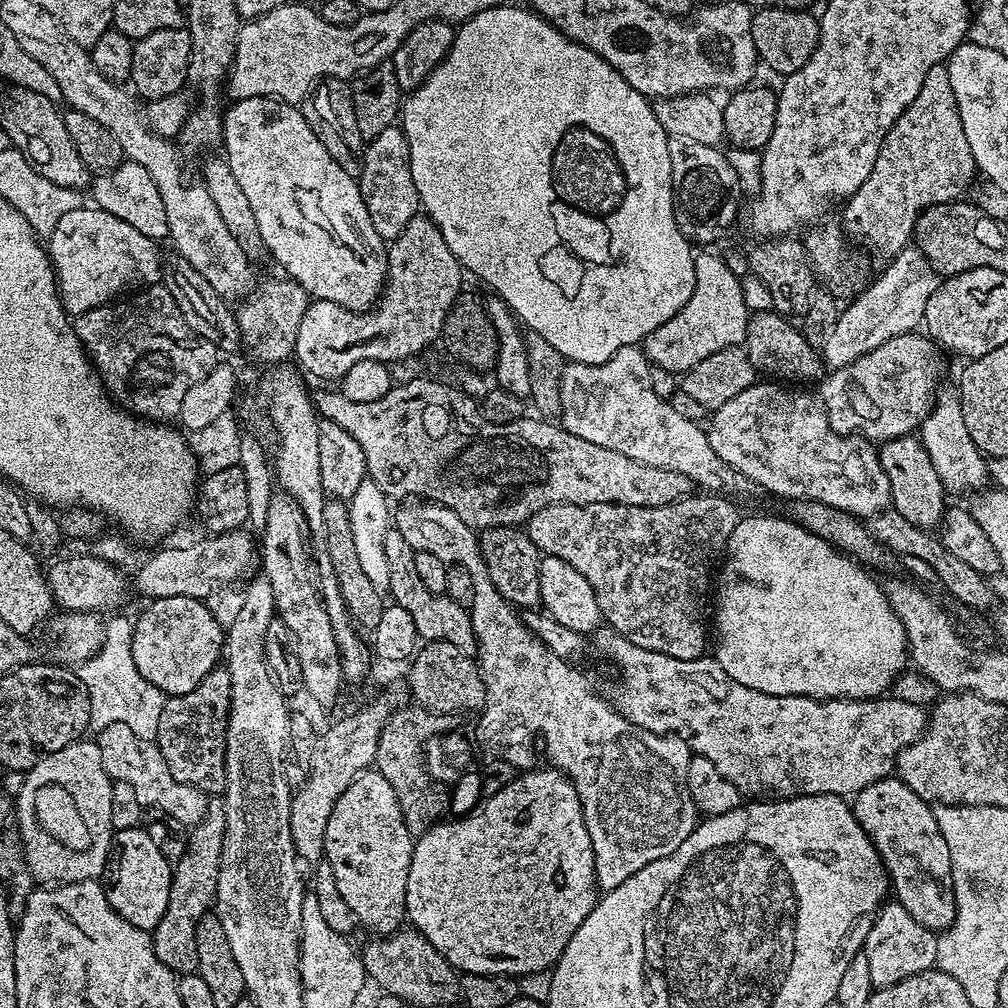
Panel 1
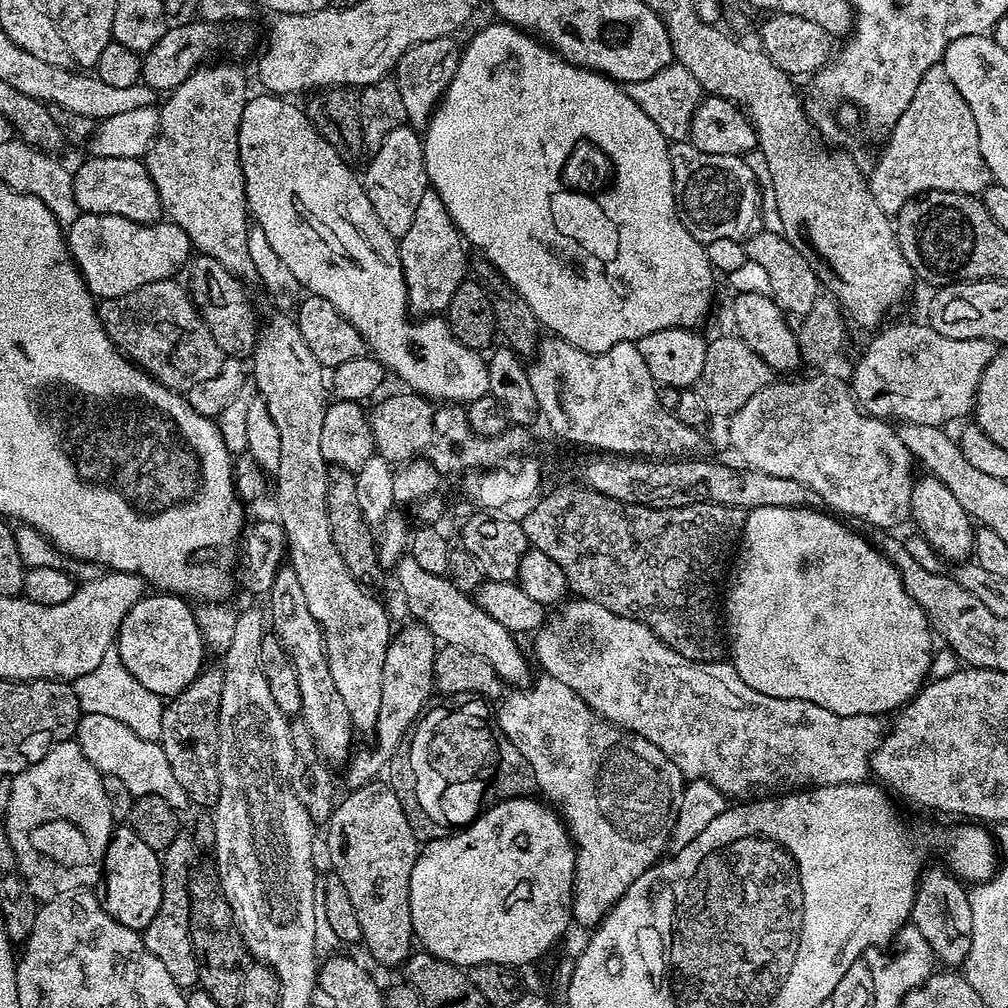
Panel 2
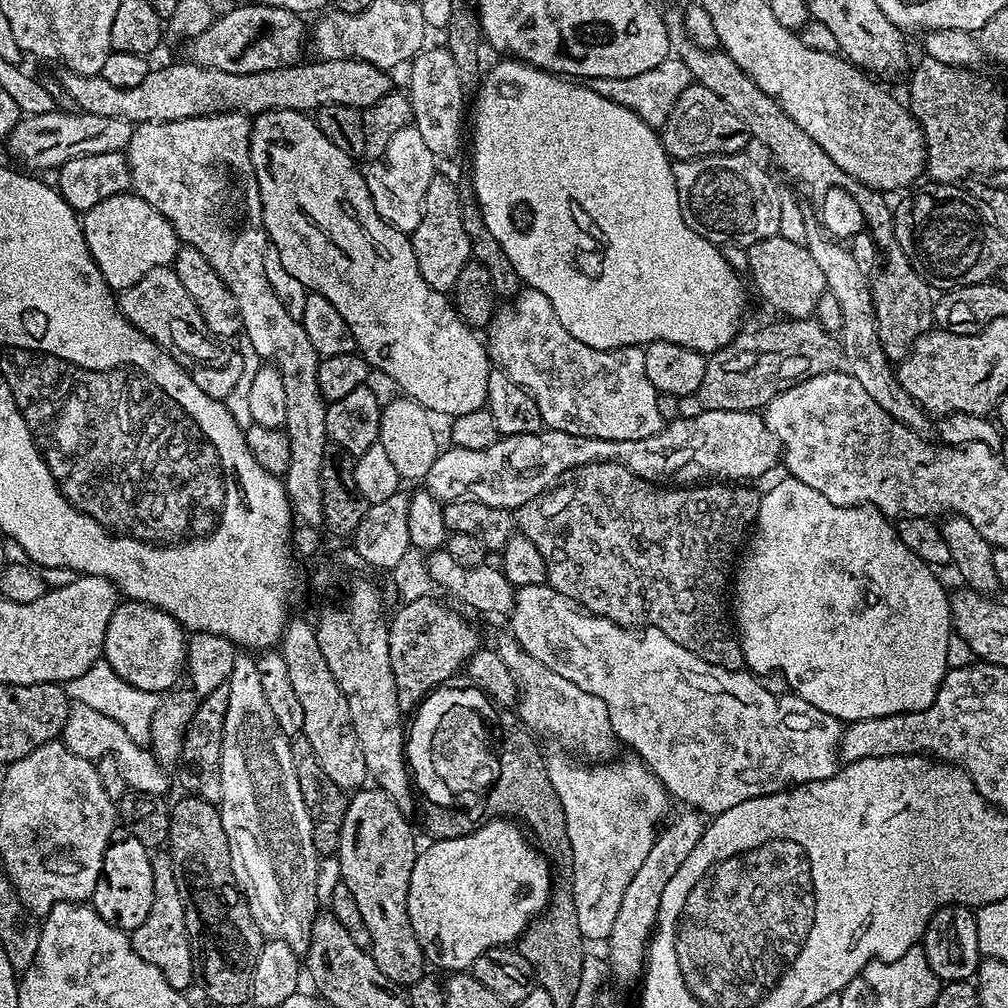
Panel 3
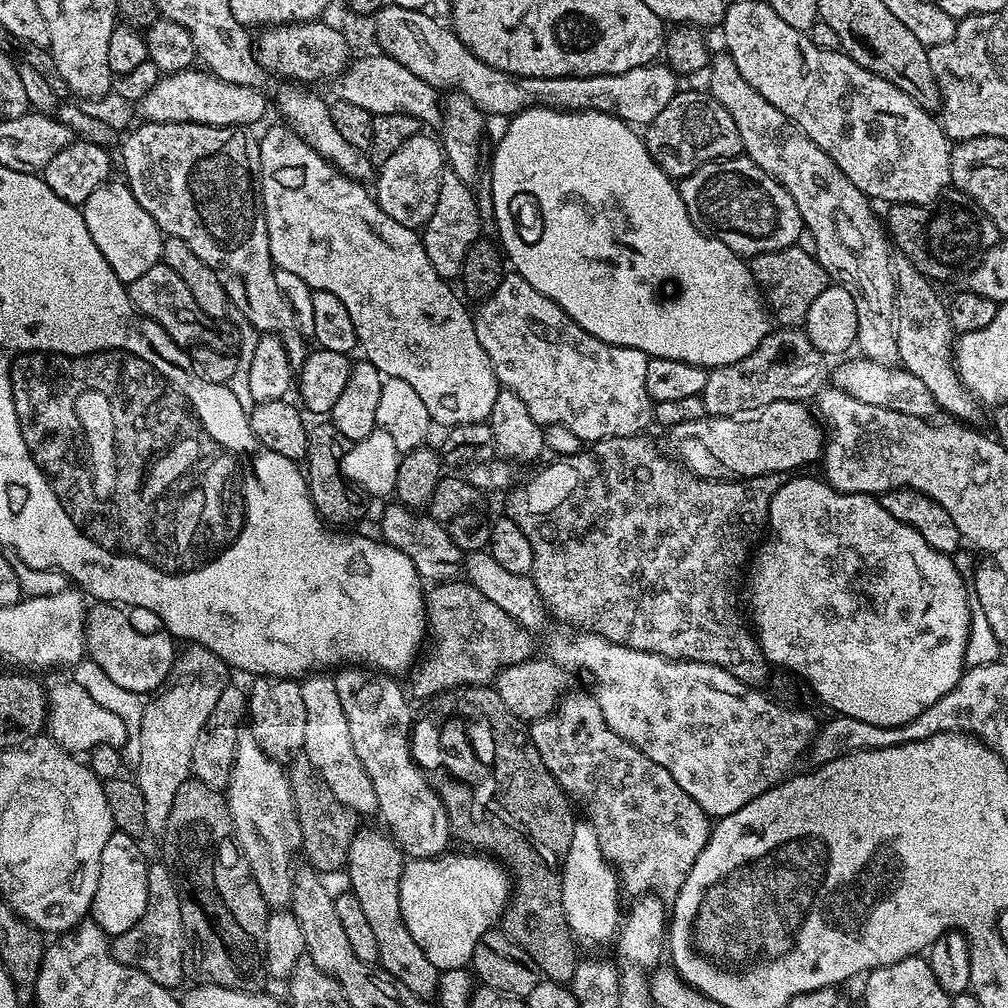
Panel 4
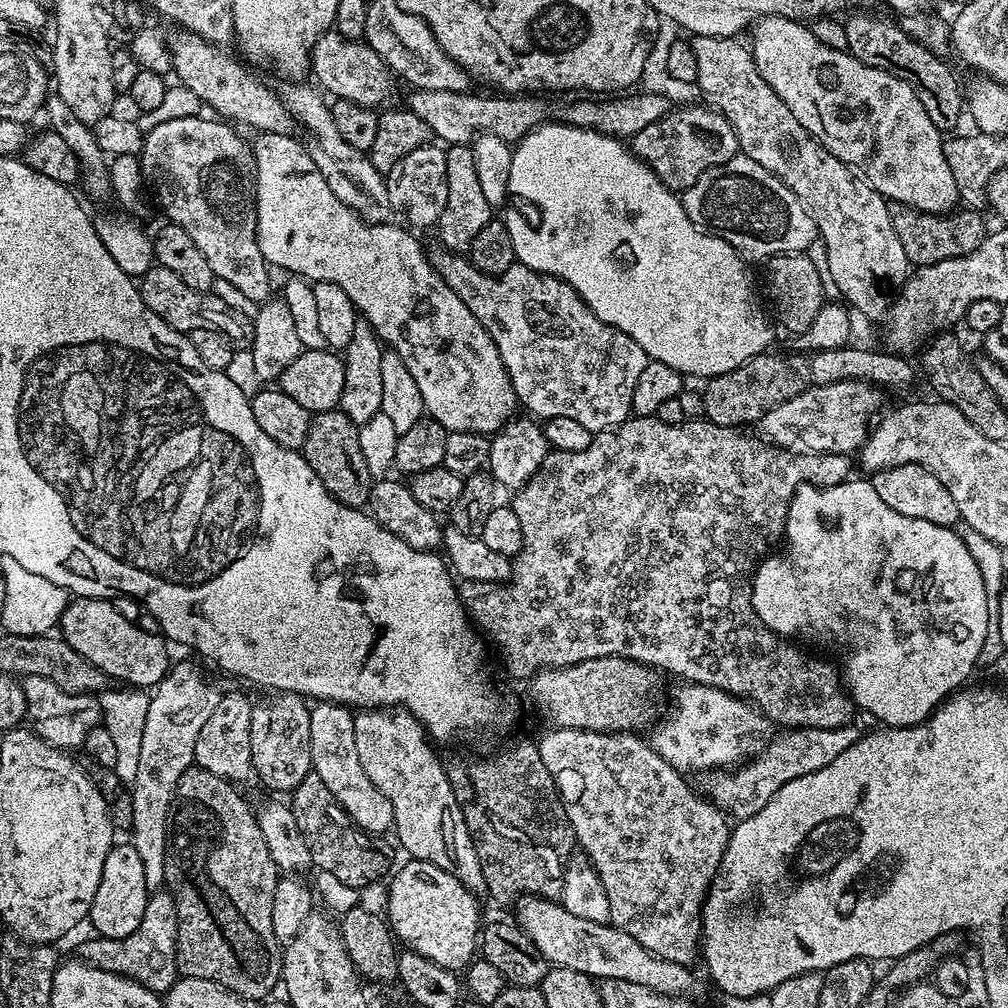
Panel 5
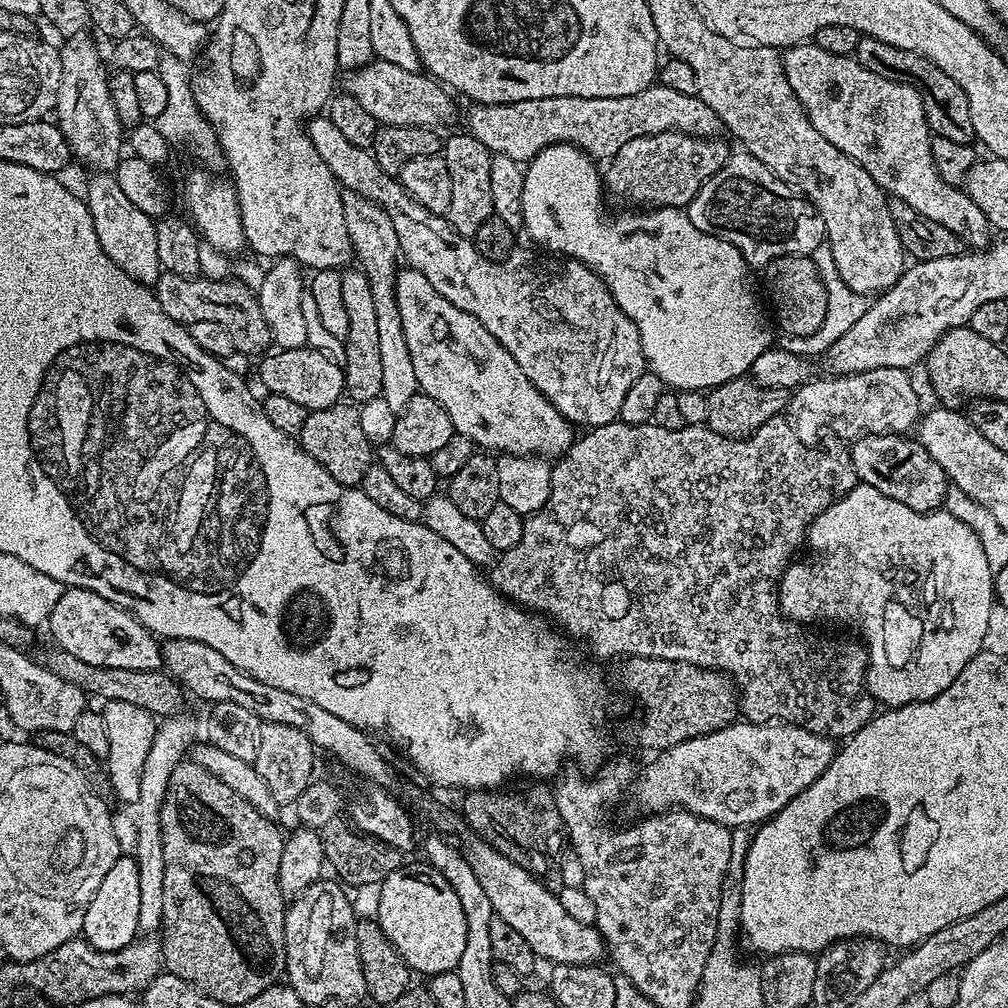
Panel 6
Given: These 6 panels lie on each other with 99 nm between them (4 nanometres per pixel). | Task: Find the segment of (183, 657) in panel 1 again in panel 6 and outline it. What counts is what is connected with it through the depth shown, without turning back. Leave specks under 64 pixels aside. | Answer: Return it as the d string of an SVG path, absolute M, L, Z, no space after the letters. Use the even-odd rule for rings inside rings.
M65 587L62 598L58 598L58 606L54 606L54 610L48 615L46 628L49 628L49 630L52 631L52 636L56 639L53 641L55 641L63 652L74 654L74 658L82 658L82 662L86 662L90 666L118 666L118 670L157 670L162 664L161 641L153 636L152 631L150 631L141 620L137 620L136 617L133 616L131 612L126 611L125 608L119 608L114 602L102 598L102 594L94 594L85 588Z

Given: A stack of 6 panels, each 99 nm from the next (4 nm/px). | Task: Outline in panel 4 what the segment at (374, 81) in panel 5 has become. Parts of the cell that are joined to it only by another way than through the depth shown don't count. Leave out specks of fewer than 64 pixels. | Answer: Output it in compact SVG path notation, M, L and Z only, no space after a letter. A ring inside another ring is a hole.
M319 19L306 20L295 24L274 24L263 29L260 37L254 40L256 57L264 69L271 73L281 72L284 78L289 78L294 82L308 82L304 80L324 80L335 78L348 67L350 55L348 56L348 40L332 24L320 24Z

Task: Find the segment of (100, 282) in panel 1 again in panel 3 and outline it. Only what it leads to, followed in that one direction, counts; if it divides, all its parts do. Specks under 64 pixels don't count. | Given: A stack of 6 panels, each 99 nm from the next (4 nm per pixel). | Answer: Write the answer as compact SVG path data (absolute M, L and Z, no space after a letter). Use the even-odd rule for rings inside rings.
M135 194L111 196L98 202L98 206L83 213L82 223L86 246L98 270L102 270L102 278L113 290L134 286L150 270L169 267L182 246L174 226L150 202Z

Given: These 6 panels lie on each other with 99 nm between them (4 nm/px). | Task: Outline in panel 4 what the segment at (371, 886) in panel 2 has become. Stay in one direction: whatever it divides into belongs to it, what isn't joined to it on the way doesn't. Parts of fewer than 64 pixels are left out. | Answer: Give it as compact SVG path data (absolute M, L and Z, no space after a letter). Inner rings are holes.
M361 827L356 833L350 848L346 873L350 883L350 891L358 898L362 911L370 922L374 939L378 942L378 964L388 975L393 976L410 994L420 1000L431 1001L437 995L440 969L422 954L422 946L410 938L410 930L406 930L406 922L400 913L400 887L402 886L402 870L406 863L404 851L383 827Z

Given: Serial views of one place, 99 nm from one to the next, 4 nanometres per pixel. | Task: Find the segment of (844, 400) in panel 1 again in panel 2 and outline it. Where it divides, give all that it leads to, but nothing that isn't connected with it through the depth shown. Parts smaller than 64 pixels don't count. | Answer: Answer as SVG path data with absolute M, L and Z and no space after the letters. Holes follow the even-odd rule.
M921 322L921 324L896 324L893 328L885 327L883 330L877 331L876 336L868 344L868 349L860 356L860 361L856 364L856 369L852 372L852 380L850 379L850 387L853 396L856 398L857 404L860 405L864 411L870 413L872 416L881 418L893 418L897 416L897 421L909 424L910 422L918 422L926 426L934 426L935 428L941 426L948 426L951 420L956 420L959 416L964 416L973 411L976 403L976 391L980 385L982 374L986 370L986 366L990 366L990 362L995 358L998 351L997 345L991 340L955 340L954 338L946 338L942 334L938 334L938 330L934 330L931 324Z

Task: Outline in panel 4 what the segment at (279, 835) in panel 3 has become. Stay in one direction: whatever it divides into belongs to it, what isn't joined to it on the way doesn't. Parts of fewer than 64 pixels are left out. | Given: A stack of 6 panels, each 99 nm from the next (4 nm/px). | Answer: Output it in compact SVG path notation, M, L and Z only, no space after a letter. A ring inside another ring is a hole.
M241 731L238 738L236 757L226 795L236 843L240 845L240 851L243 852L244 859L248 861L252 877L258 882L258 890L262 890L262 898L267 902L269 909L287 909L292 902L292 878L294 875L292 859L295 858L296 852L298 856L301 851L302 826L298 822L296 799L288 781L285 765L281 761L267 756L262 750L262 746L252 736L251 731Z

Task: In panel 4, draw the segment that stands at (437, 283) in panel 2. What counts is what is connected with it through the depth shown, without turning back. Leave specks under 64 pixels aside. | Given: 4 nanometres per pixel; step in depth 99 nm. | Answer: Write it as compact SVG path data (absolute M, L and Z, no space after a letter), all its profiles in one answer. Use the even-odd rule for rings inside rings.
M445 170L442 182L438 186L438 206L434 206L434 214L430 214L428 223L422 229L422 239L426 258L430 258L430 266L438 270L443 280L452 282L463 273L466 250L475 240L481 239L481 227L478 206L475 204L473 189L458 174Z

